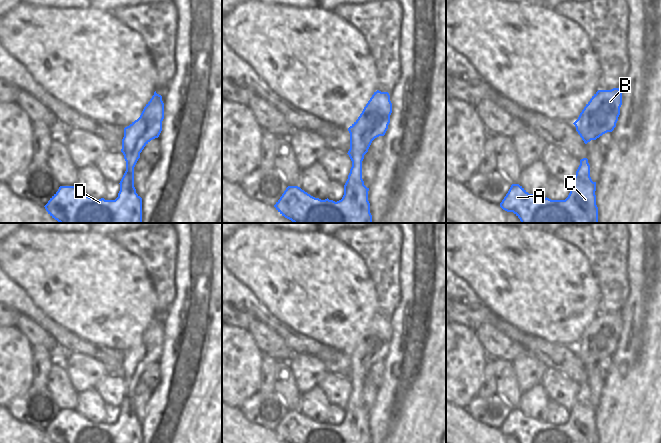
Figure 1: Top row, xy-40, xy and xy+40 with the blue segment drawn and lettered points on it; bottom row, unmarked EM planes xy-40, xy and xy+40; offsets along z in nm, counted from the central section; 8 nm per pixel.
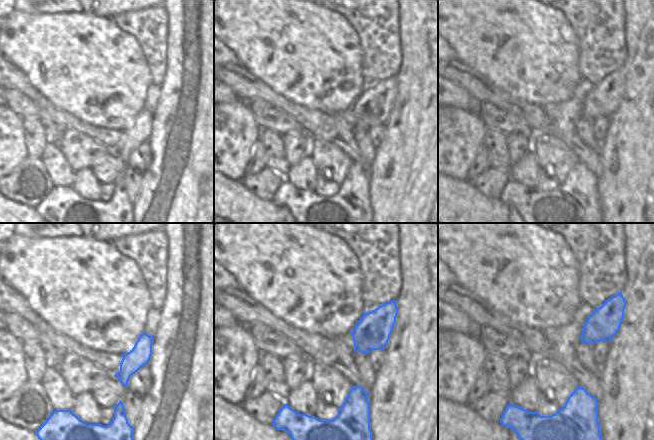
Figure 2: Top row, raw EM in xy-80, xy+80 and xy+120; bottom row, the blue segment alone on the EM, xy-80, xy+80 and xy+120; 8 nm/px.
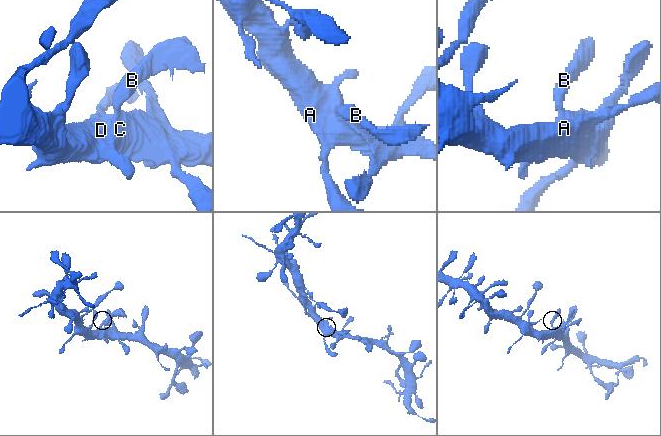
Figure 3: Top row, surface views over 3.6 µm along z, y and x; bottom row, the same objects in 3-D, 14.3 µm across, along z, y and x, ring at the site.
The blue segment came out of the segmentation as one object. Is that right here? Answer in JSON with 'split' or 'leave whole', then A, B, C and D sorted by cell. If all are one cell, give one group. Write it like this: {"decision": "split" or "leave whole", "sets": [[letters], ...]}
{"decision": "leave whole", "sets": [["A", "B", "C", "D"]]}

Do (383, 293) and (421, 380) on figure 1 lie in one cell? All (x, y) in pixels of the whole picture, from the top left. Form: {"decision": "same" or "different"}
{"decision": "different"}

